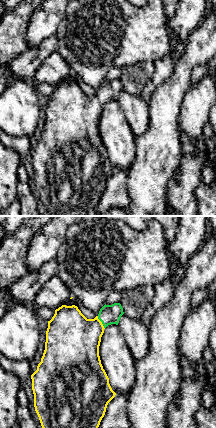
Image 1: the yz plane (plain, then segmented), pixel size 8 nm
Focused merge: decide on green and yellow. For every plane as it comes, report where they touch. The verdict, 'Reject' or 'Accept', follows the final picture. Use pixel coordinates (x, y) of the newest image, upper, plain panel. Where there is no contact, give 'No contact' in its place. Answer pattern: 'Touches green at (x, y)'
Touches green at (101, 97)

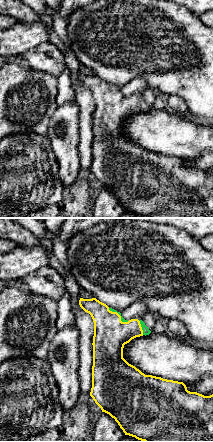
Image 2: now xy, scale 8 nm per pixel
Touches green at (141, 102)

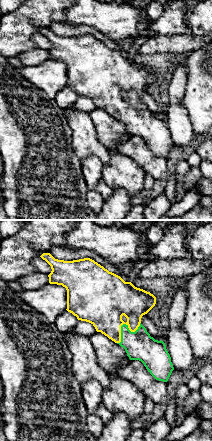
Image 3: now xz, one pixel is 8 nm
Touches green at (123, 100)

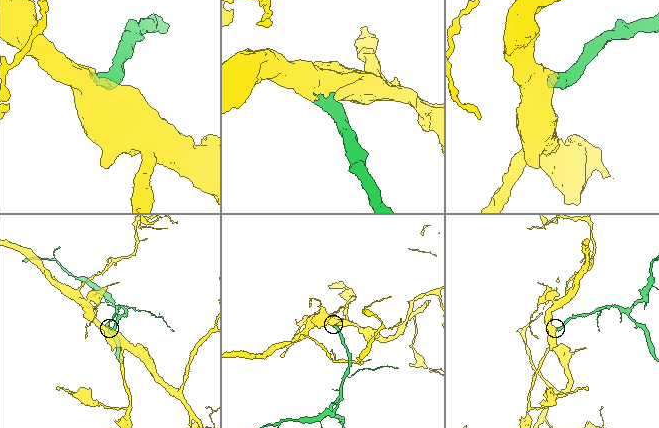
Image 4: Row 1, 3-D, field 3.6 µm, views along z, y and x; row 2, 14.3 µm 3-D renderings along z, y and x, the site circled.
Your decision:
Accept

